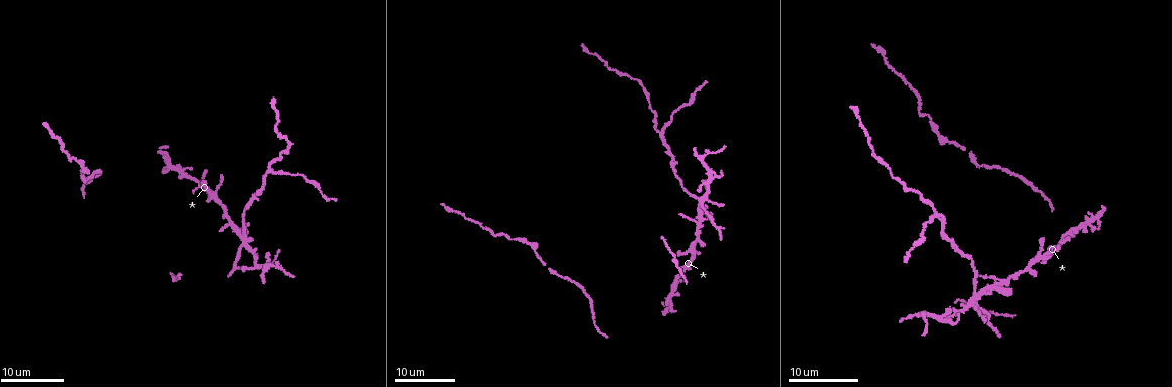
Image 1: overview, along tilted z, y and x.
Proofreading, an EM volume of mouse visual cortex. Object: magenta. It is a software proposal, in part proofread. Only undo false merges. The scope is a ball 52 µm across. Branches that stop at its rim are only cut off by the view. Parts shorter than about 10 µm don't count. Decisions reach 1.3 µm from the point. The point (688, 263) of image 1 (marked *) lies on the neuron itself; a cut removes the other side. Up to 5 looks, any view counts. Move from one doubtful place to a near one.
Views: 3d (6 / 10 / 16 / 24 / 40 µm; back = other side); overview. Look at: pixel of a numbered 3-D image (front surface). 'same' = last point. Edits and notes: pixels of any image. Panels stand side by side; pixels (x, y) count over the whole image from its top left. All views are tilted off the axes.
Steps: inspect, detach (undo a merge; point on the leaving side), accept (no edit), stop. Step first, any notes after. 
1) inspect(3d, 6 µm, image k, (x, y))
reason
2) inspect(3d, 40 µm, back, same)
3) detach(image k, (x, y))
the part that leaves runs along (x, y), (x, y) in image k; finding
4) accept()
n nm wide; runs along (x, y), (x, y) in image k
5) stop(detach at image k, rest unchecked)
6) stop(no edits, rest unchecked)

inspect(3d, 16 µm, image 1, (254, 264))
calibre changes

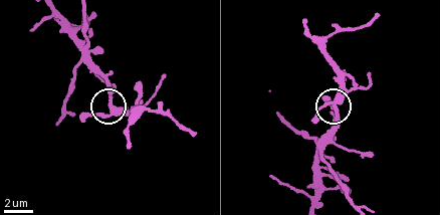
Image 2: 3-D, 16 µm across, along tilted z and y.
inspect(3d, 10 µm, image 2, (113, 105))

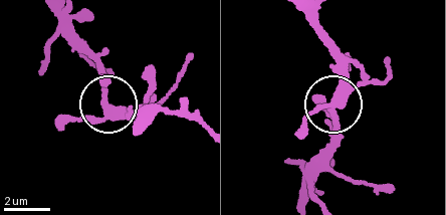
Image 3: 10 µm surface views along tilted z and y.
accept()
3 arms; continuous, no second neuron

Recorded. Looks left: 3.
inspect(3d, 24 µm, image 1, (698, 200))
looks like a crossing

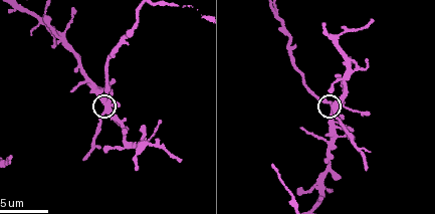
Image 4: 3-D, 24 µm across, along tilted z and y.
inspect(3d, 6 µm, image 4, (332, 107))
closer look

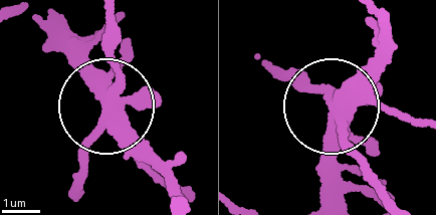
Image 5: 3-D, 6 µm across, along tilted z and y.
accept()
380 nm wide; runs along (328, 200), (335, 113), (365, 158) in image 5; continuous, no second neuron

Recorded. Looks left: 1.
stop(no edits, rest unchecked)

